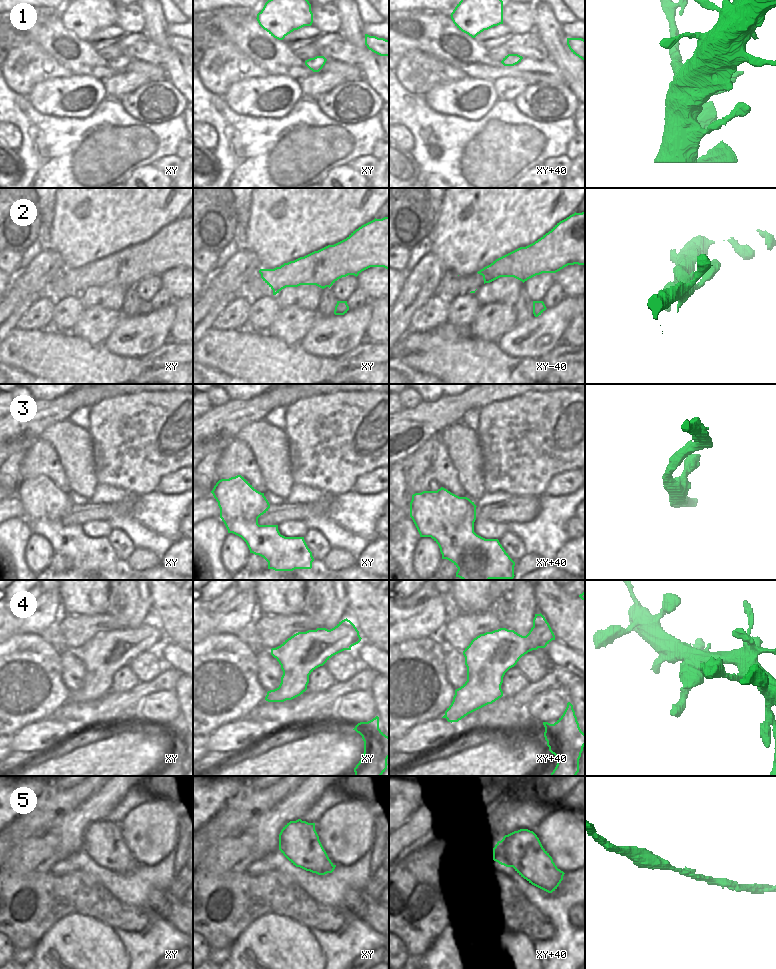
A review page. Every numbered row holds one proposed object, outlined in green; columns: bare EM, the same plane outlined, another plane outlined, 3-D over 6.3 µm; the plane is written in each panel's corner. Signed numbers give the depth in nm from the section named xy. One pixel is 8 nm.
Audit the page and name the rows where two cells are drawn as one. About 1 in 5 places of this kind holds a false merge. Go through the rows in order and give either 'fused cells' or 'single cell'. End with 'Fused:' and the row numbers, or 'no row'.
1: single cell
2: single cell
3: single cell
4: single cell
5: single cell
Fused: no row

